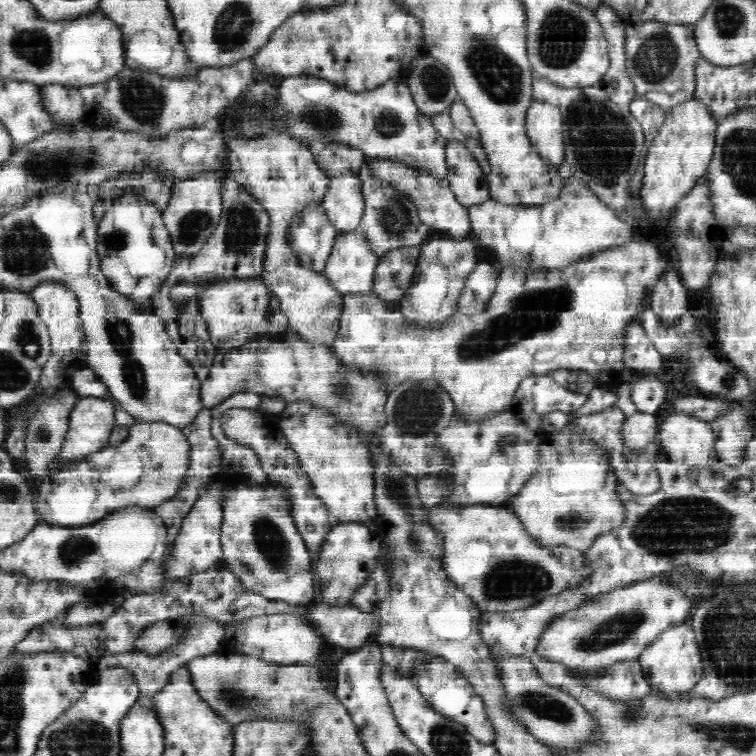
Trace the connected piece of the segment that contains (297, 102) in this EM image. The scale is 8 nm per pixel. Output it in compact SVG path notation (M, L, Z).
M290 76L277 81L280 88L278 90L280 107L286 111L286 123L288 123L286 133L290 134L292 138L298 138L305 146L310 139L340 141L340 143L347 143L362 149L367 159L388 159L392 162L404 163L405 166L420 170L423 174L446 180L448 176L446 153L448 140L437 133L432 126L430 116L419 111L411 95L411 89L404 84L406 80L392 77L378 88L369 89L366 92L352 92L349 89L340 88L332 81L315 76Z

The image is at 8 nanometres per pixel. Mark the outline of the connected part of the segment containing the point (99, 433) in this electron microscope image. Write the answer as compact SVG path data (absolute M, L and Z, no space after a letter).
M81 397L69 416L68 432L64 444L61 445L60 452L57 453L55 462L60 462L60 468L64 464L74 464L84 460L92 452L98 452L98 450L107 446L111 432L115 430L116 426L115 412L109 400Z

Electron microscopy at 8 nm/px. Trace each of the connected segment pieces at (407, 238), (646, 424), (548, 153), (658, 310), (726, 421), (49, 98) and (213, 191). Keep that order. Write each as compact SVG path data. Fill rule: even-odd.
M367 163L359 170L360 180L363 181L363 197L365 209L358 230L363 233L370 249L379 258L392 250L406 246L421 246L427 241L426 235L431 231L418 216L416 205L410 197L397 191L391 182L378 180L371 175Z
M637 411L624 420L622 435L626 445L632 449L641 449L652 441L657 441L658 414Z
M533 101L527 112L526 129L539 156L558 169L564 160L562 115L559 107L549 102Z
M668 272L655 286L652 294L652 311L661 325L672 327L679 323L680 316L689 310L688 296L677 272Z
M732 410L718 419L711 420L709 424L715 433L715 457L722 465L736 466L744 458L745 442L755 433L753 425L740 410Z
M46 84L38 88L44 109L54 124L68 124L80 120L85 110L81 92L64 84Z
M217 171L198 174L192 179L178 181L173 185L168 206L162 211L162 218L178 258L188 259L198 255L209 236L216 230L222 209L220 190Z

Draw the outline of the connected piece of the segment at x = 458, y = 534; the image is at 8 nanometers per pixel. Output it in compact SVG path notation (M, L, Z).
M471 505L466 507L452 507L452 506L438 506L428 509L426 523L430 525L438 534L442 536L442 546L444 546L444 560L443 566L448 579L452 581L465 595L474 601L474 604L483 612L514 612L516 610L524 609L539 603L540 600L546 599L550 595L558 595L566 590L576 590L584 580L588 580L592 576L592 565L588 561L588 557L584 555L583 551L568 547L542 547L537 546L532 538L529 538L525 528L521 525L521 520L513 514L509 506L506 508L498 508L498 506L488 505Z

